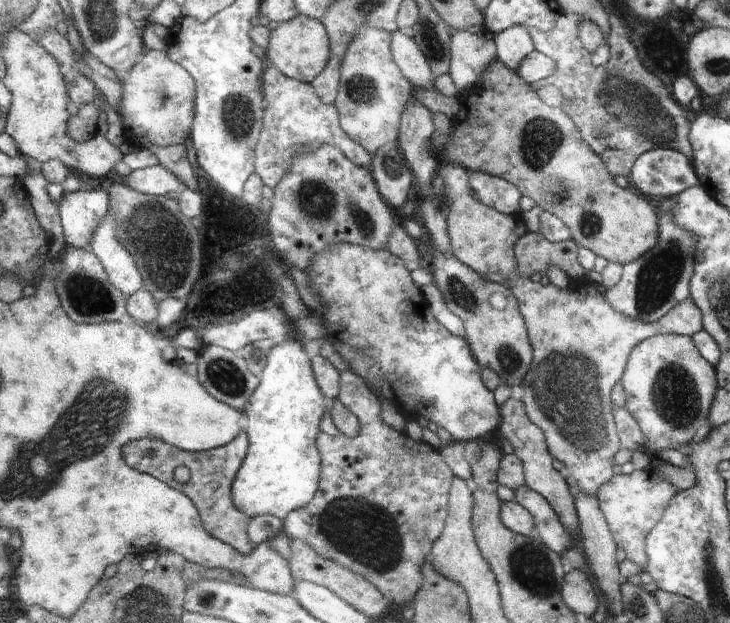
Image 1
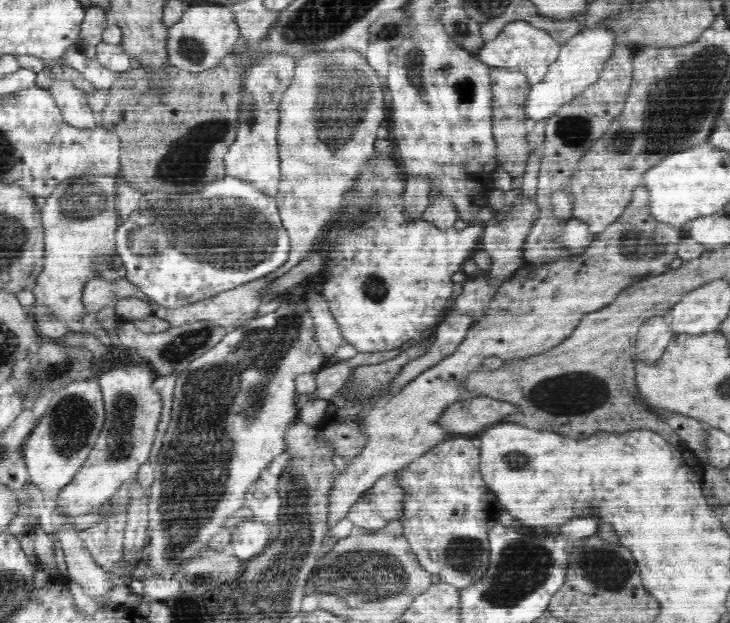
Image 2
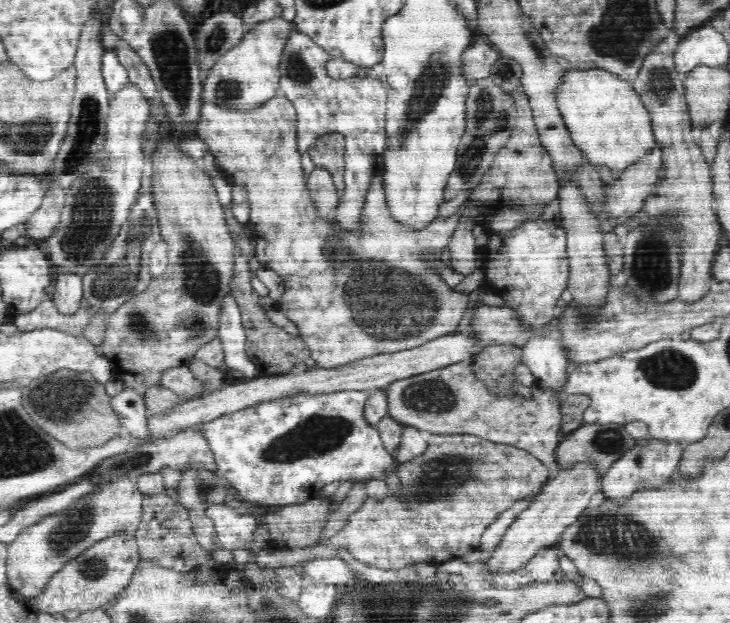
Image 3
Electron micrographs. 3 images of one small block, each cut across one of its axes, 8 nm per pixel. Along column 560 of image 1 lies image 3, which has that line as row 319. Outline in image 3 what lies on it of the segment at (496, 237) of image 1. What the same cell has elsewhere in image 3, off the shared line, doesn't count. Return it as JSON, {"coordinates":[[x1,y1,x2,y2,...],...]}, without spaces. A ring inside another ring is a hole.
{"coordinates":[[282,92,270,100,266,100,266,106,260,105,260,108,252,108,250,112,242,109,234,108,220,108,217,104,203,102,202,112,198,118,198,124,196,124,195,135,201,140,205,141,208,145,208,150,214,155,216,162,224,170,224,176,227,177,230,184,238,184,246,186,246,193,248,193,248,202,250,204,250,216,247,223,248,230,252,230,251,234,253,238,264,238,268,242,268,246,264,248,262,252,262,264,264,267,274,270,278,276,284,281,284,293,281,297,281,306,276,306,278,310,281,310,285,316,296,324,299,329,298,337,300,337,306,346,310,349,311,357,317,362,314,368,308,367,307,370,316,370,316,368,338,368,342,364,348,364,352,360,360,360,362,358,368,358,368,356,376,356,382,353,400,352,402,350,410,350,410,348,418,348,430,340,447,336,453,333,458,328,460,321,464,318,466,310,468,310,468,302,470,298,468,295,454,291,446,281,442,278,438,278,438,274,435,274,434,270,431,270,431,264,427,263,427,254,437,254,438,259,446,257,446,249,449,246,450,238,456,231,458,222,460,219,464,219,465,216,471,216,471,219,475,221,483,220,482,214,478,211,478,206,466,206,463,204,459,211,451,218,442,219,438,218,433,223,424,228,422,231,411,231,409,228,402,228,399,224,396,224,388,212,387,199,385,194,385,188,383,185,383,173,374,172,374,176,370,178,371,186,367,189,367,196,365,197,366,203,364,206,363,216,360,217,360,224,356,226,354,230,332,230,326,222,322,220,316,220,316,208,314,208,314,199,308,191,307,181,304,179,304,173,301,165,301,154,298,152,297,147,297,114,294,105,288,100]]}

